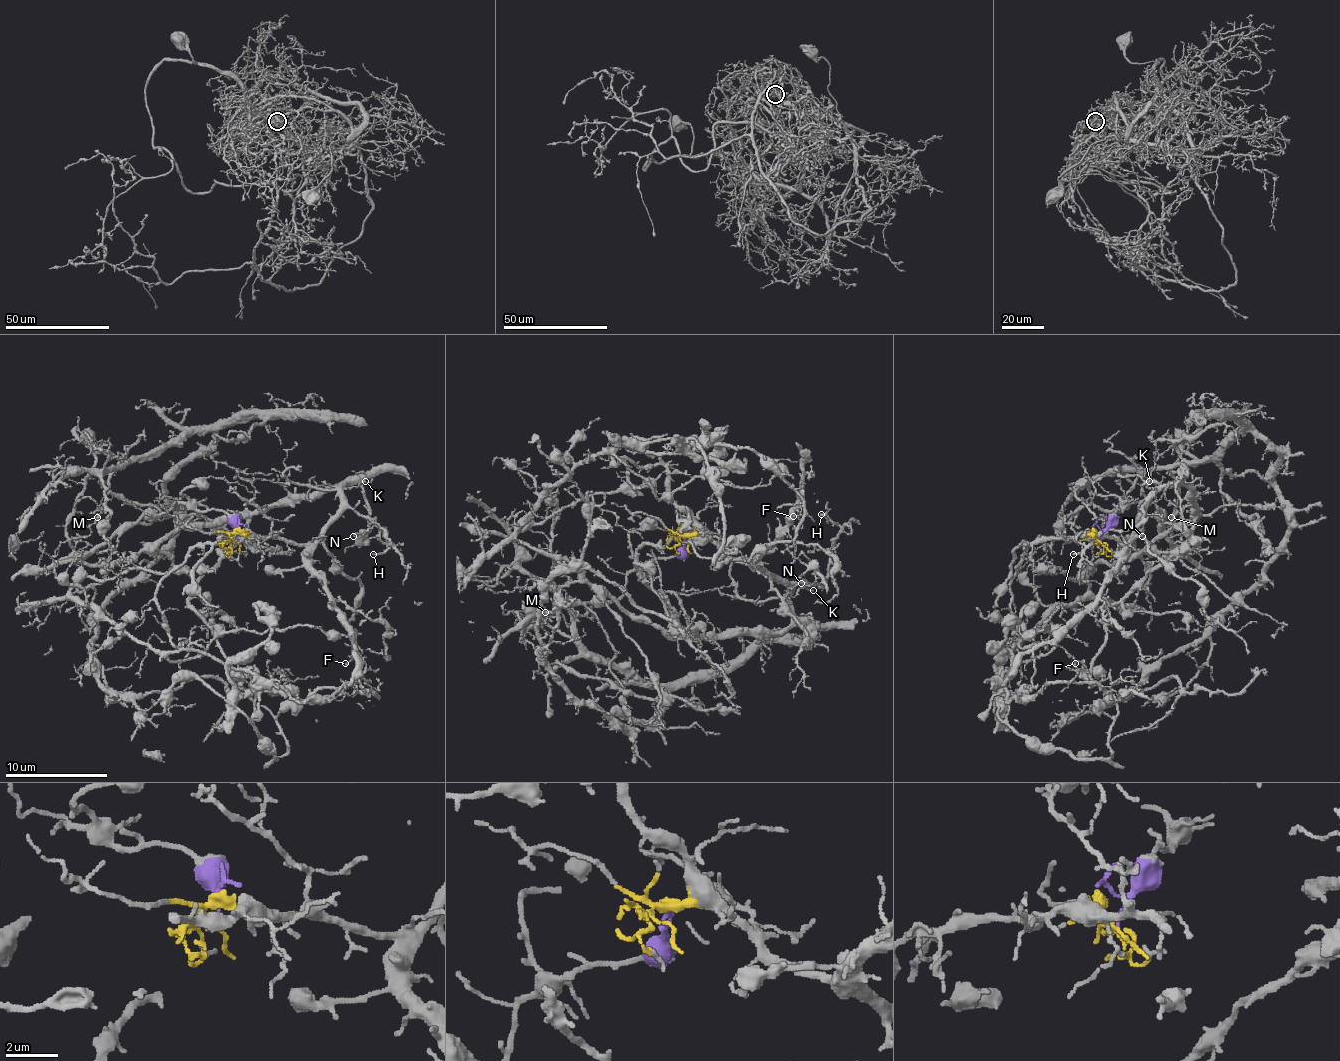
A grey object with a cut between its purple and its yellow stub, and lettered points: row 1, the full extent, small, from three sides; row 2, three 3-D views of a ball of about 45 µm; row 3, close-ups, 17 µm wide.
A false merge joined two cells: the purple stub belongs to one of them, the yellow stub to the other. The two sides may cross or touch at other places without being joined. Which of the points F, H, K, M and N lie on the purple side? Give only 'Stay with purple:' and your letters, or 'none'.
Stay with purple: M

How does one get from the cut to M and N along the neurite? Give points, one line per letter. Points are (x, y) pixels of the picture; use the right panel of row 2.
M: (1100, 539), (1116, 511), (1133, 501), (1151, 501), (1161, 511), (1177, 554), (1167, 519), (1172, 516)
N: (1100, 542), (1095, 534), (1123, 544), (1141, 509), (1144, 524), (1141, 537)

